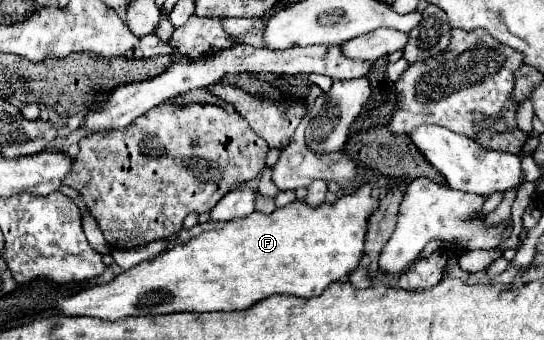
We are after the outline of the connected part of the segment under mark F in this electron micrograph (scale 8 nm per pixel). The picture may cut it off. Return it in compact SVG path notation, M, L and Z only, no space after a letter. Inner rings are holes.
M365 184L351 196L341 196L335 204L321 204L319 208L307 208L301 200L277 208L271 214L253 212L245 218L227 222L205 222L191 230L181 230L175 242L151 260L121 272L111 282L91 286L63 298L55 304L61 316L97 316L101 320L119 320L127 316L159 316L173 312L235 312L251 308L255 302L271 294L291 294L299 298L319 296L331 282L343 280L353 268L357 268L363 254L363 240L367 232L369 216L379 208L379 200L371 196L371 186Z

